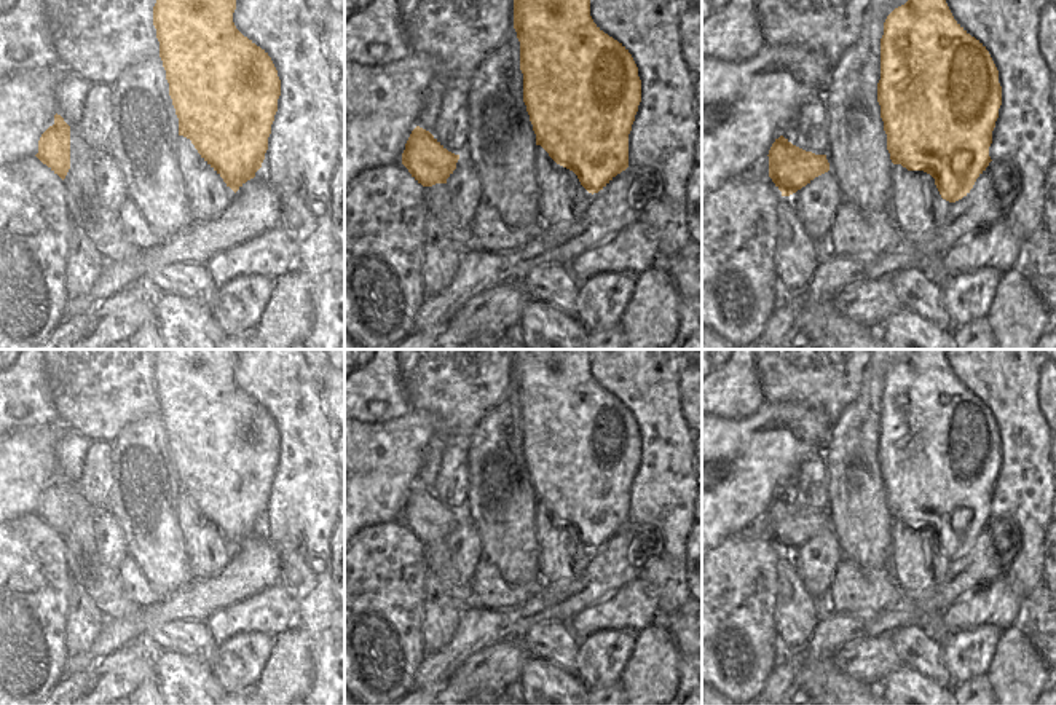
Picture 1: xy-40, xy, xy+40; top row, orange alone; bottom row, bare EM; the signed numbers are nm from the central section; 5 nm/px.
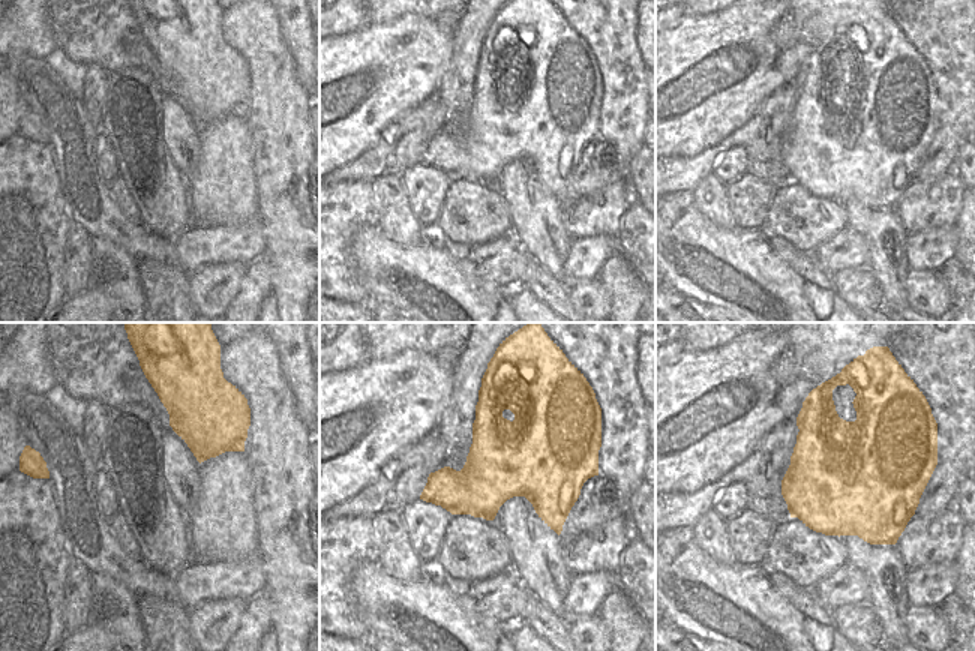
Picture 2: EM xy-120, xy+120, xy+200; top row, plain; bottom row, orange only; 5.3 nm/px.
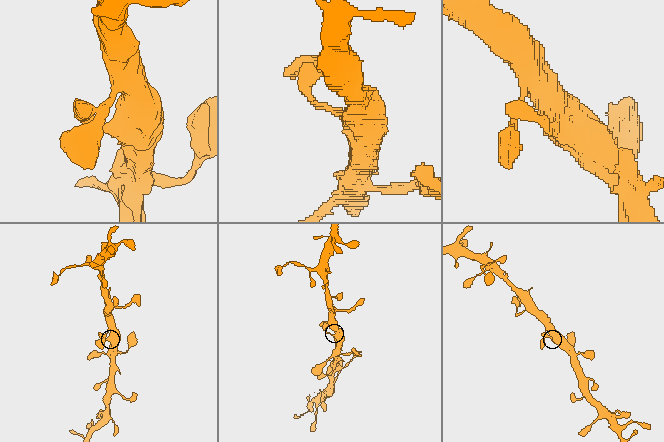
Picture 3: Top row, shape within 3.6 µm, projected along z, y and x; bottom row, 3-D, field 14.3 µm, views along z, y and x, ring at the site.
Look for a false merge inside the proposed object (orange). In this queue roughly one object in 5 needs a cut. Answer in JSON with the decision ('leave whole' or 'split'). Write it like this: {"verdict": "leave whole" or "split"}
{"verdict": "leave whole"}

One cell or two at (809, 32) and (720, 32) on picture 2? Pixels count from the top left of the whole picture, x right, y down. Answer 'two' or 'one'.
one

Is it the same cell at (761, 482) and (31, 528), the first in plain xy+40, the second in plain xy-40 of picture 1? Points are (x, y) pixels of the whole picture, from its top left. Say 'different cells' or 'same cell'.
different cells

